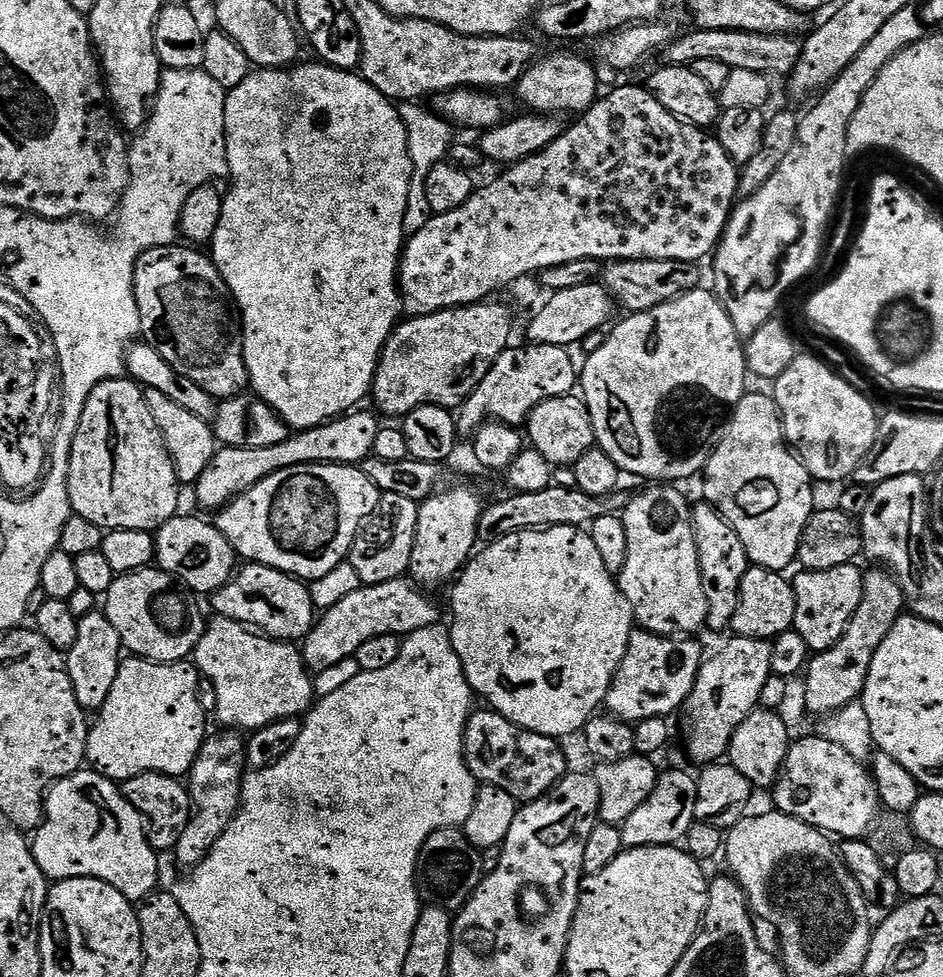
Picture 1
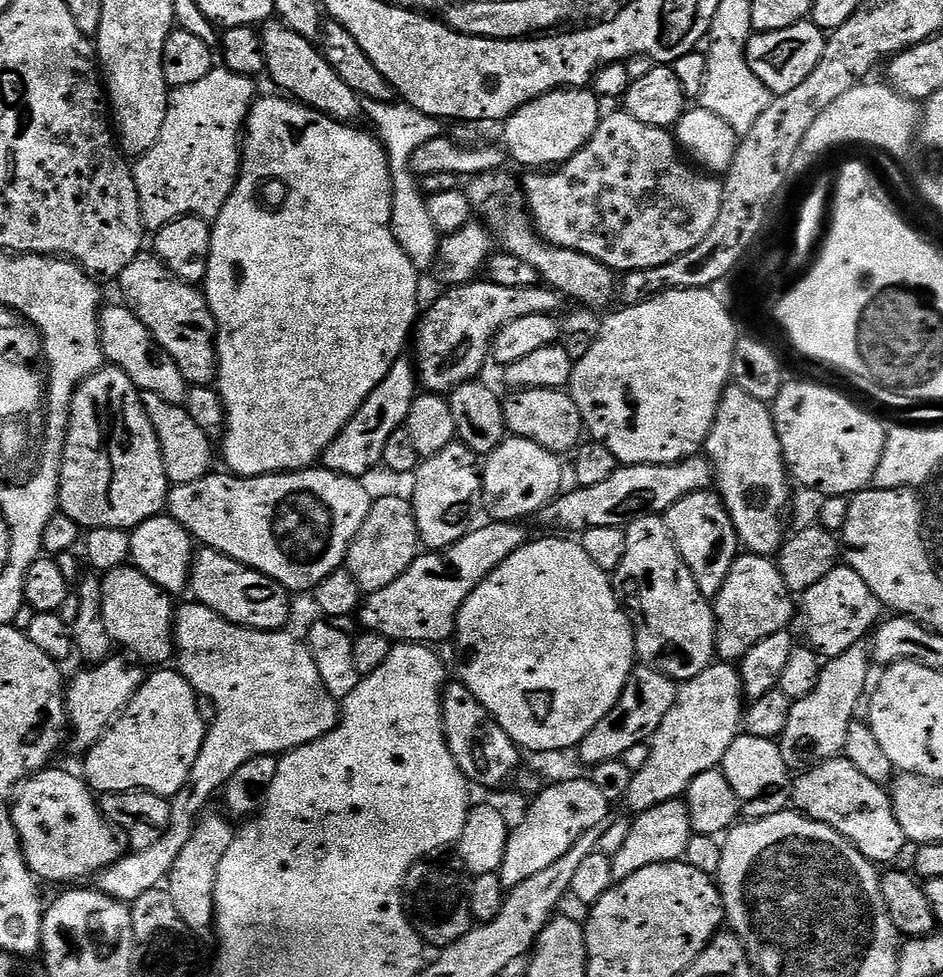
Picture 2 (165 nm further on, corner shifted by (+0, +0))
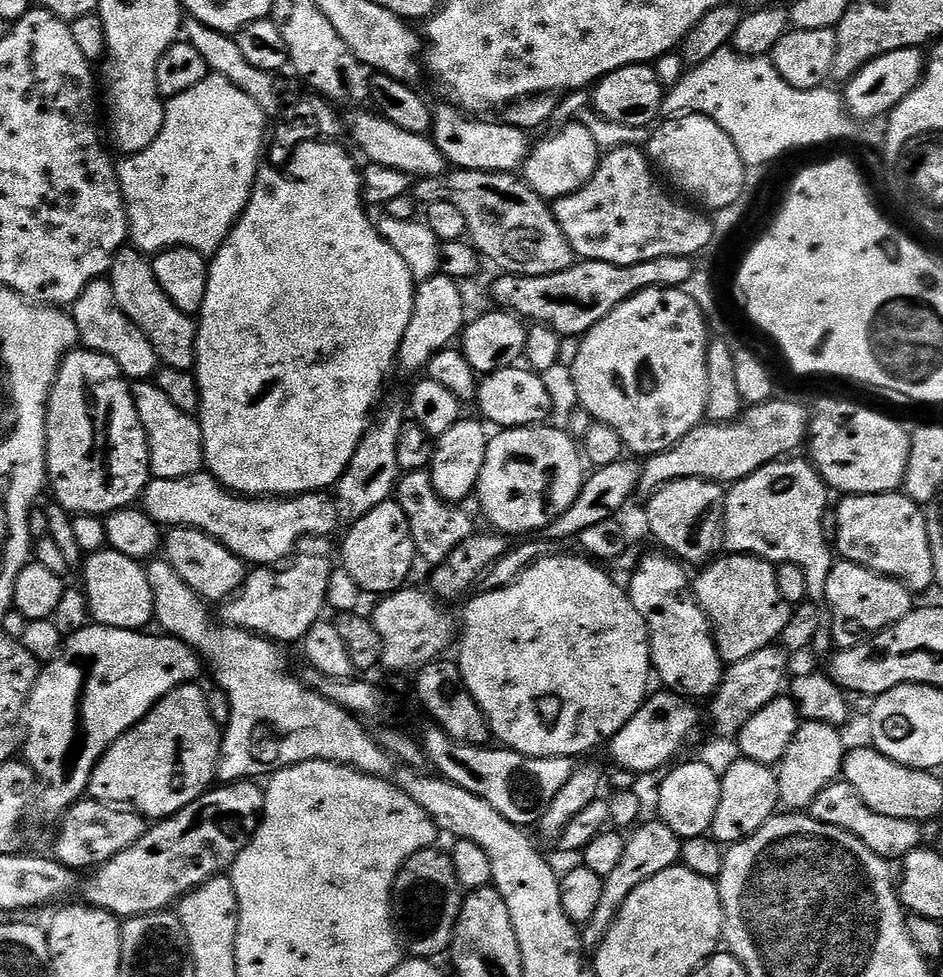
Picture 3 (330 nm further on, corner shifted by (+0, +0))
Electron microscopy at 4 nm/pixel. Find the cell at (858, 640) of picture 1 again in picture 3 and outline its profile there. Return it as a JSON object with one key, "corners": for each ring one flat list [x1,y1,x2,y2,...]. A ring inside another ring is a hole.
{"corners":[[804,720,798,734,794,734,794,742,790,742,790,750,780,759,776,781,780,804,788,810,811,809,814,798,826,790,826,786,837,783,844,770,846,747,840,737,841,729,835,724]]}

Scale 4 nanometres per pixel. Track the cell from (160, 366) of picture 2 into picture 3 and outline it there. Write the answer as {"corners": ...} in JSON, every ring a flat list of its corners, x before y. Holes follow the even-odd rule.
{"corners":[[101,278,86,286,76,303,71,305,70,315,80,335,79,343,87,351,97,352,118,362,129,381,148,382,160,371,160,355,154,350,150,338,146,338,144,331,134,322,130,322,128,315,118,306,111,279]]}

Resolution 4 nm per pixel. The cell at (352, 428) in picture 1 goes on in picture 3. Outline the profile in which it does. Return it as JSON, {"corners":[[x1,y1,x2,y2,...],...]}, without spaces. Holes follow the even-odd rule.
{"corners":[[437,274,428,280,419,281,414,298,414,310,410,314,410,326,406,326,406,334,400,343,399,367,408,372,423,373,427,369,430,358,443,348,449,347,452,340,461,335,466,327,464,320,464,296,460,293,461,285,448,276]]}

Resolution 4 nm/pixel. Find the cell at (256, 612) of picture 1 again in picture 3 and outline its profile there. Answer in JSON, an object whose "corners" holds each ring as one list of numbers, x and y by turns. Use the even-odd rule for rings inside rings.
{"corners":[[197,528,171,529,162,540,162,556,176,571,178,578,182,578,182,582,186,582,186,586,197,592,205,602,227,600,229,596,236,595,248,579,249,569,245,561,219,544,213,536,207,536]]}

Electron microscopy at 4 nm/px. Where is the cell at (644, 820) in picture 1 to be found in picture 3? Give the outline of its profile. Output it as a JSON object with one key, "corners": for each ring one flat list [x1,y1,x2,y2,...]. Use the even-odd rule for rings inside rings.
{"corners":[[652,818,649,824,643,824,641,823,631,833,632,837,629,835,625,839,622,862,618,862,618,867,604,877,604,889,602,898,598,901,598,910,594,910,594,918,590,918,582,928,585,949,592,950,599,945,616,920,622,905,630,898,630,894,634,894,638,886,642,886,642,882,654,878,654,874,662,874,662,870,677,867,682,843,680,837,676,836,674,830,670,830,670,826,666,826,659,818]]}

